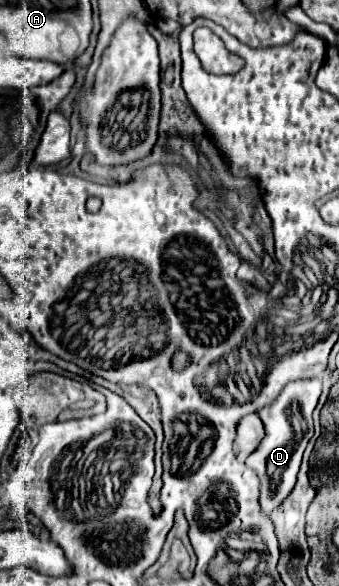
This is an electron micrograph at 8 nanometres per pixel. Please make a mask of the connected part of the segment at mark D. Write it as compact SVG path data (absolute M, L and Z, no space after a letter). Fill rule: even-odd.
M320 378L296 380L290 382L270 406L258 412L258 416L264 422L266 436L260 442L260 446L246 458L246 466L252 468L260 478L260 506L264 514L270 514L274 508L278 508L294 490L304 448L314 434L312 410L316 408L320 394L322 394ZM292 420L296 420L296 426L292 424Z

